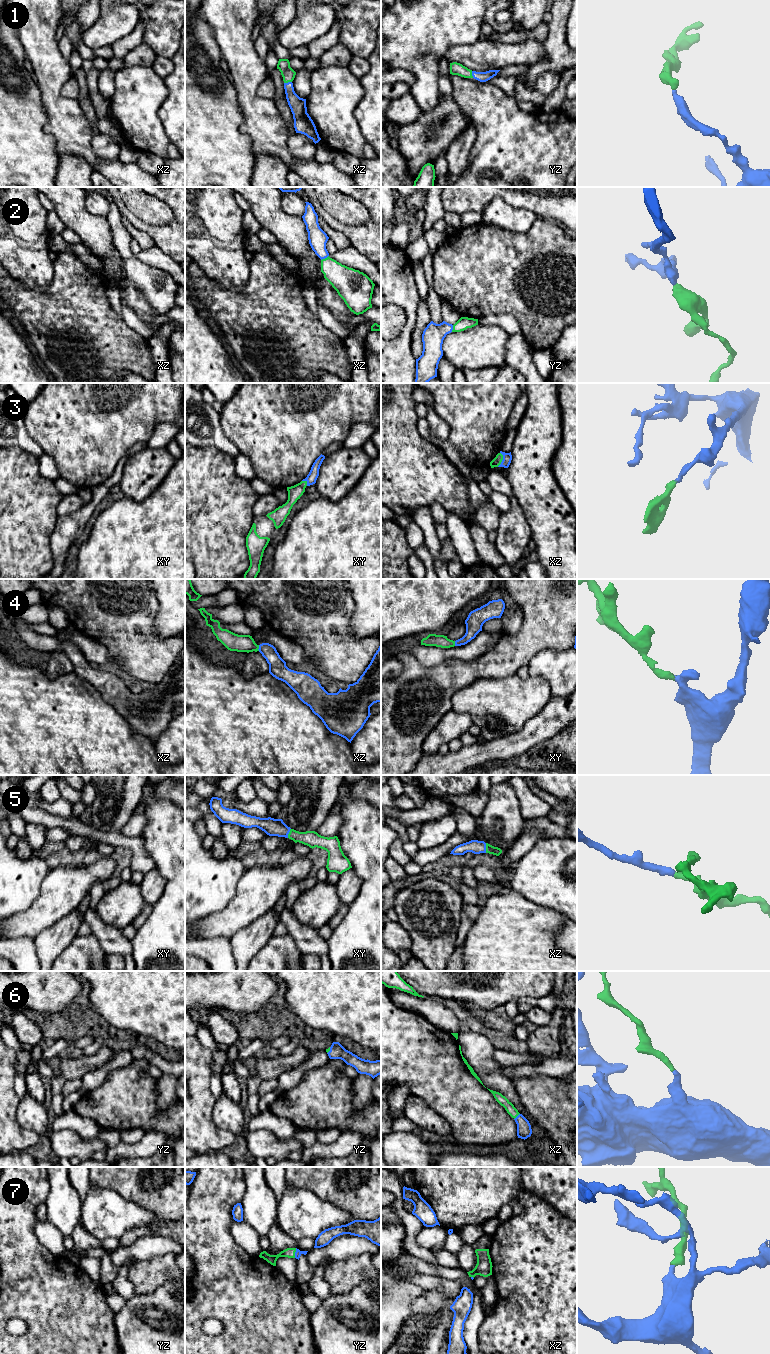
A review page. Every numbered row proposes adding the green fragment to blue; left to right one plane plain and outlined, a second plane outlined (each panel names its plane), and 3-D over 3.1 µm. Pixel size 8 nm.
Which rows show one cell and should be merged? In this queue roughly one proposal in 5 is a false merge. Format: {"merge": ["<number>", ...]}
{"merge": ["1", "2", "3", "4", "5", "6", "7"]}

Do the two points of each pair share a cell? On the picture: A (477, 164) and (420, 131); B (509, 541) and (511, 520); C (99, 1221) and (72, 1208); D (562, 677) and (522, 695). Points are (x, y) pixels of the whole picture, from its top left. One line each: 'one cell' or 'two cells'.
A: two cells
B: one cell
C: two cells
D: two cells

